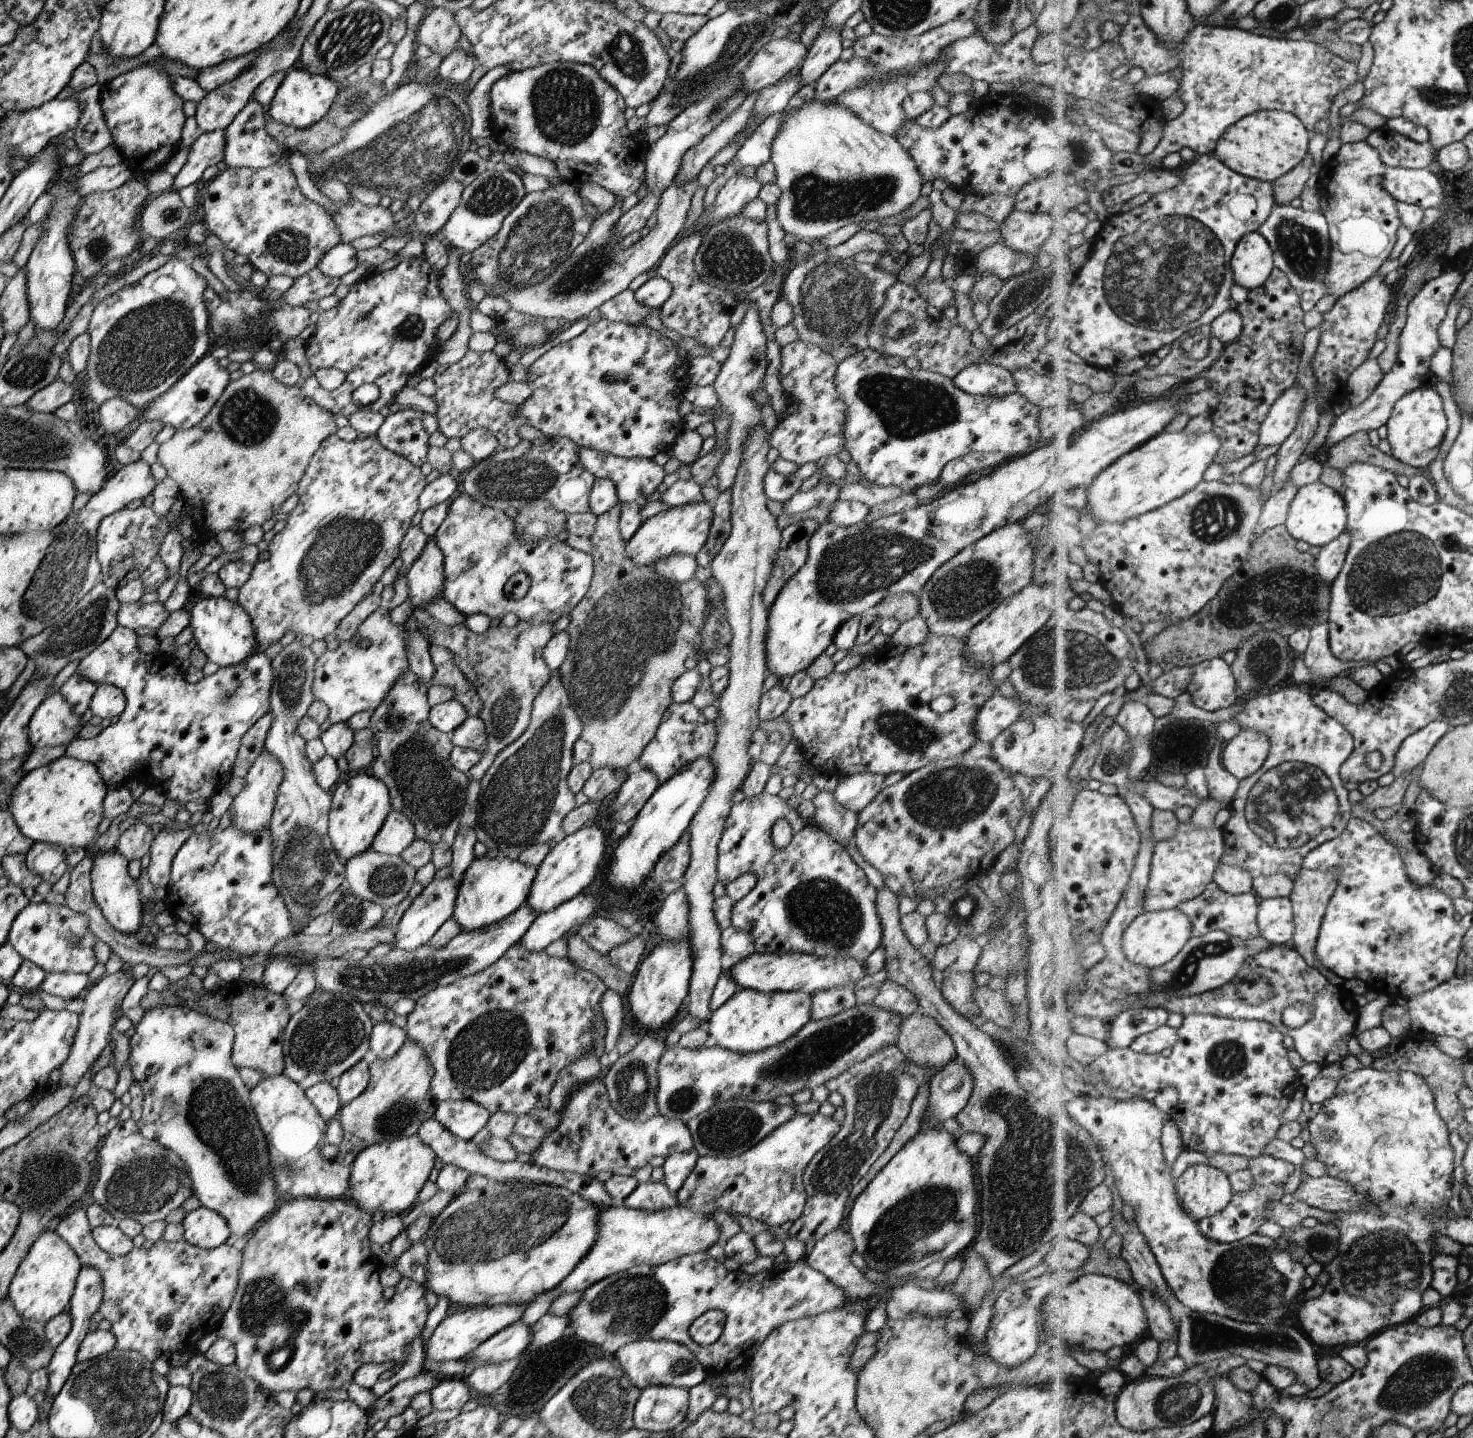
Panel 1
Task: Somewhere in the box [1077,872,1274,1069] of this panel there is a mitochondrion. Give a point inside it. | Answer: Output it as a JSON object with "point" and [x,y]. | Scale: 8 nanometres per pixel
{"point":[1184,975]}

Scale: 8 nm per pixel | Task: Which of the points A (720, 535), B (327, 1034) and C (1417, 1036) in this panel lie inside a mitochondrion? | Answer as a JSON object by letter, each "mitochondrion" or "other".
{"A":"other","B":"mitochondrion","C":"other"}

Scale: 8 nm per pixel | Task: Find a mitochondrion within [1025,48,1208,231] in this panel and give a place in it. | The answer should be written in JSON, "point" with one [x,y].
{"point":[1081,151]}

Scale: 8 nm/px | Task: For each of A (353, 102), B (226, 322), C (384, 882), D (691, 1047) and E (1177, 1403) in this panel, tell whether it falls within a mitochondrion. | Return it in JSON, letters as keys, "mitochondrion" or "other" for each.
{"A":"mitochondrion","B":"mitochondrion","C":"mitochondrion","D":"other","E":"mitochondrion"}

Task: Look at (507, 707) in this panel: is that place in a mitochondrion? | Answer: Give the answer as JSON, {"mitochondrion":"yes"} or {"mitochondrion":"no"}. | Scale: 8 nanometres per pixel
{"mitochondrion":"yes"}

